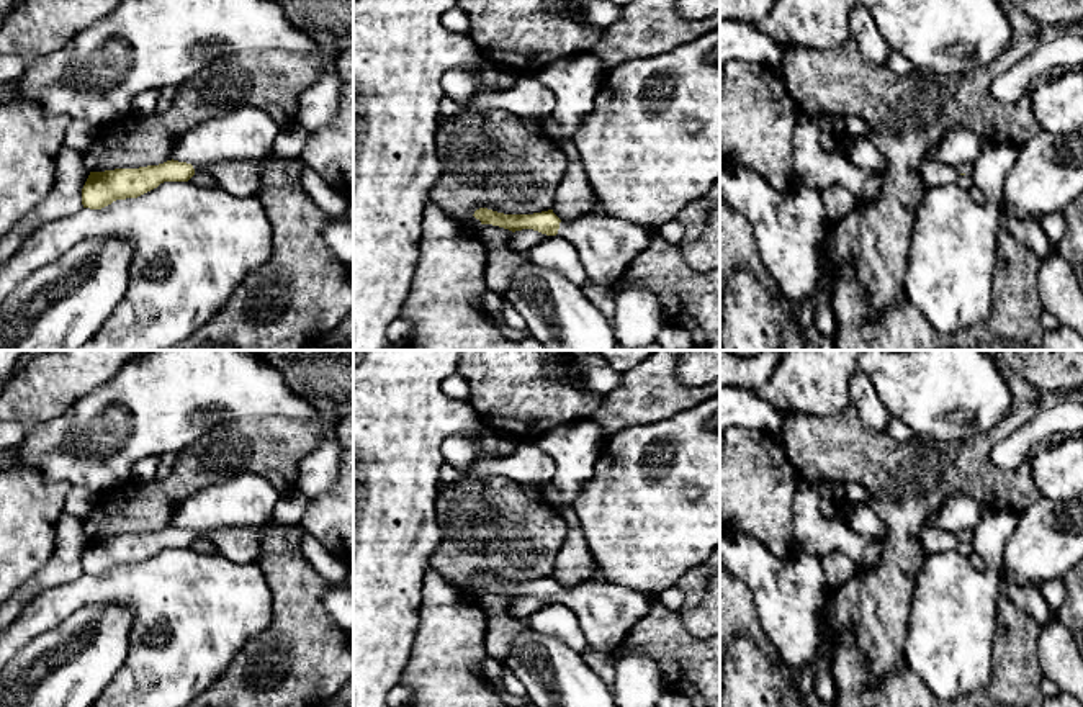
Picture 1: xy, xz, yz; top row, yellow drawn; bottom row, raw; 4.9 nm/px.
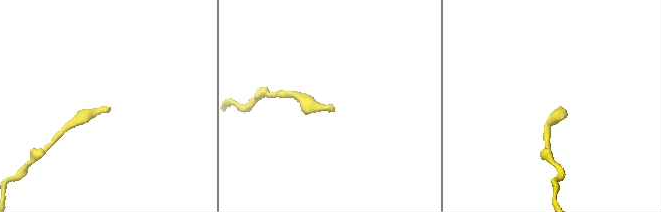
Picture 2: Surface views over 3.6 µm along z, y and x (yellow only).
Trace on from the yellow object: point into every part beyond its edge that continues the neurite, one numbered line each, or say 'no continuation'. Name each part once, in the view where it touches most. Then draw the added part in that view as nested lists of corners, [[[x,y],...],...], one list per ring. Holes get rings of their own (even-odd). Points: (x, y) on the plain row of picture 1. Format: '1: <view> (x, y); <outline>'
1: xz (607, 612); [[[599,578],[561,588],[556,602],[576,614],[591,650],[612,653],[648,610],[649,597]]]

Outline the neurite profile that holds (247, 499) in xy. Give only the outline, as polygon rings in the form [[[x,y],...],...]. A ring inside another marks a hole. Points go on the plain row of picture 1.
[[[240,473],[185,499],[172,525],[206,534],[218,529],[262,527],[275,511],[280,493],[262,476]]]

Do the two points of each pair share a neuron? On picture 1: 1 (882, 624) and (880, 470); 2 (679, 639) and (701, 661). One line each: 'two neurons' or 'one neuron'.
1: one neuron
2: one neuron

